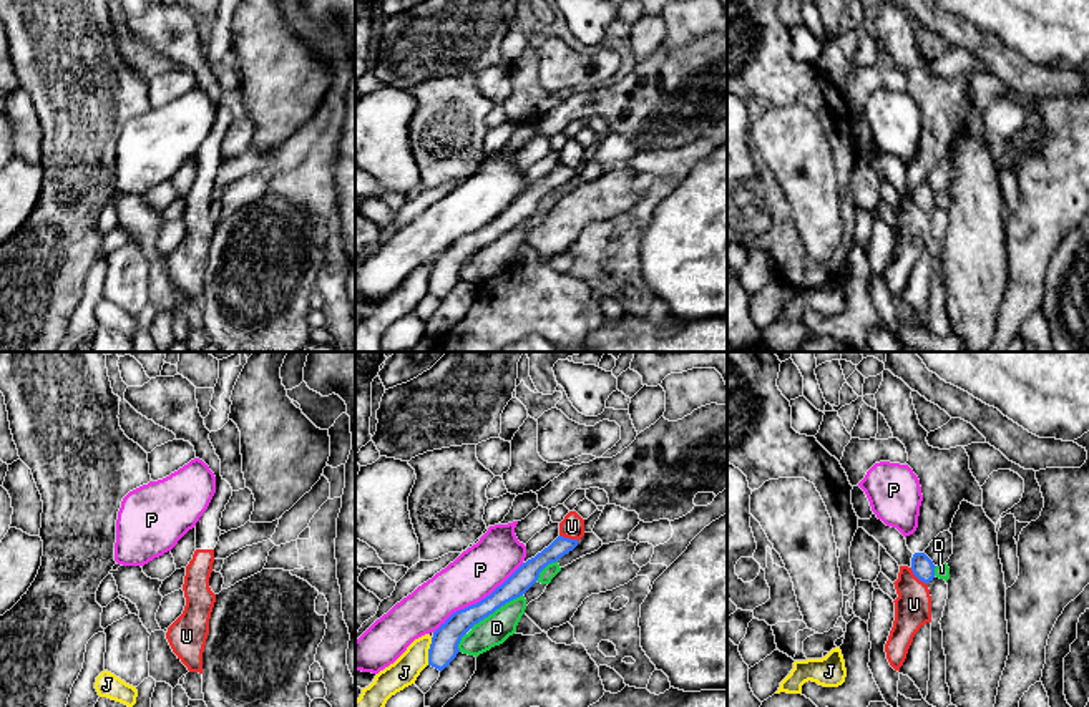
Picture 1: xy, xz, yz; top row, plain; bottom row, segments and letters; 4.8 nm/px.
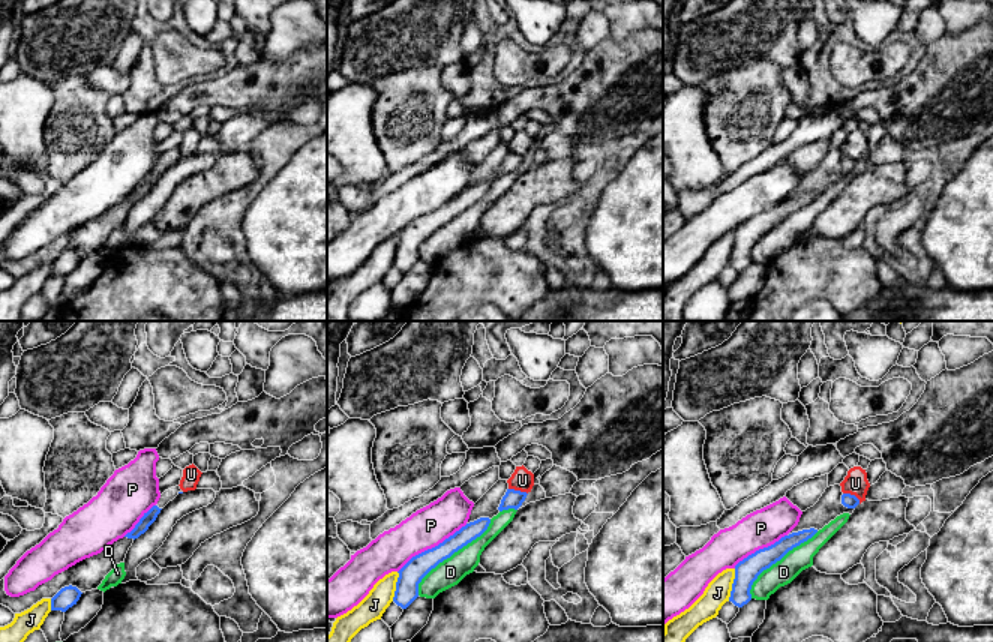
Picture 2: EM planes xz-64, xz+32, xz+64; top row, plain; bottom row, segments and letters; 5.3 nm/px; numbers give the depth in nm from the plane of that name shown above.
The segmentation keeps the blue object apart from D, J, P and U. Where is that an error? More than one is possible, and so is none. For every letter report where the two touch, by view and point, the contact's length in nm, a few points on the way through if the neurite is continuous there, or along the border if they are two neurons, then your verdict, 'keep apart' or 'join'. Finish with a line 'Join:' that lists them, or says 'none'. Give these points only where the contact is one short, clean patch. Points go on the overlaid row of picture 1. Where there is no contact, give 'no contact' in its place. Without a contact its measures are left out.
D: xz (495, 609) | 300 nm | keep apart
J: xz (429, 651) | 140 nm | keep apart
P: xz (480, 601) | 550 nm | keep apart
U: yz (918, 578) | 120 nm | along yz (910, 568), (927, 585) | keep apart
Join: none

